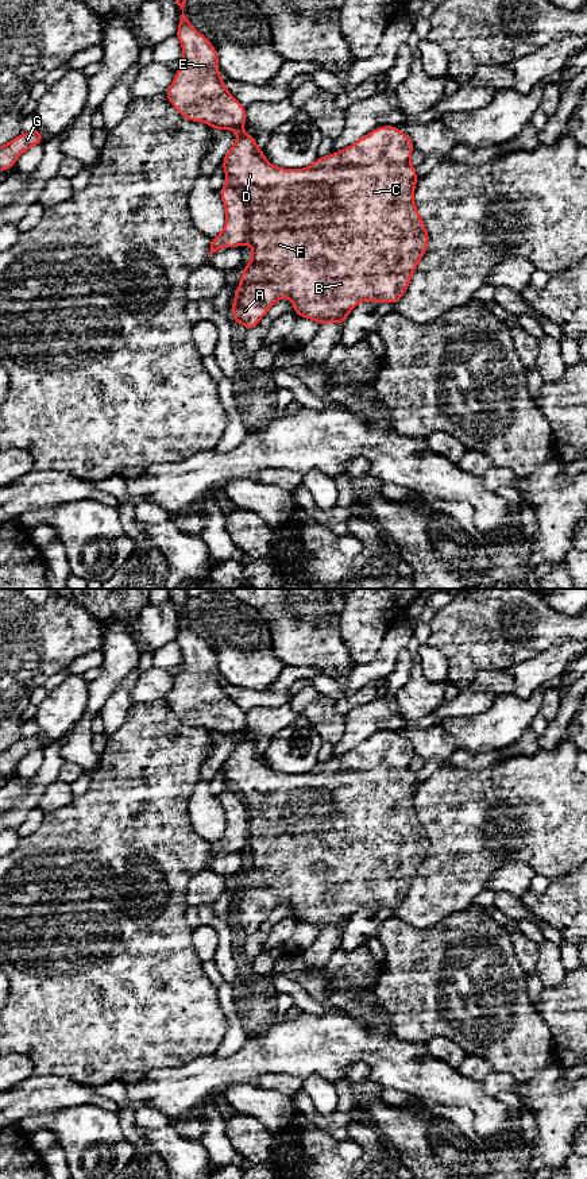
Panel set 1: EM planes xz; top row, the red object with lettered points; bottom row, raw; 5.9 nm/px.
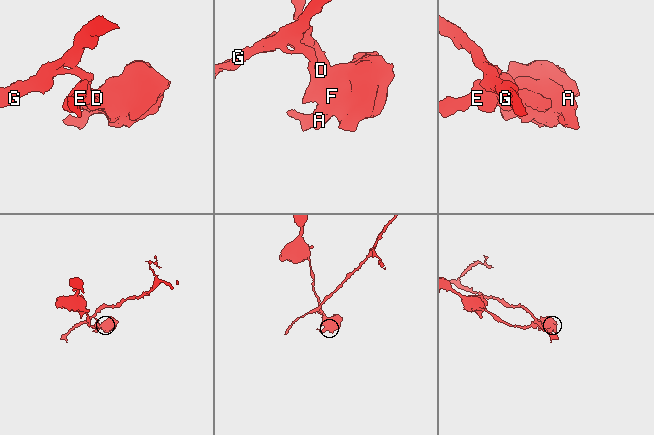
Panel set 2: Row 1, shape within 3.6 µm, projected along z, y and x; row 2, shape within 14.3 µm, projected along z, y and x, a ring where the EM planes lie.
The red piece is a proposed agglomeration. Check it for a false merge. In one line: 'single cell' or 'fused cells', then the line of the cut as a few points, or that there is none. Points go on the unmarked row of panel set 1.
fused cells; cut xz (228, 783), (240, 794), (246, 805), (248, 844)

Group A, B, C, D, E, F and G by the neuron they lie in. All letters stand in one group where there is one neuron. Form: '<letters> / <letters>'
A B C D E F / G

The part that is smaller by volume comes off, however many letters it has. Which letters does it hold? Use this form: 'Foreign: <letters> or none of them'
Foreign: G

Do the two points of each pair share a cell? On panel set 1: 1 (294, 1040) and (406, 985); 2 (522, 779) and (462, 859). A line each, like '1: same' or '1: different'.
1: different
2: same

